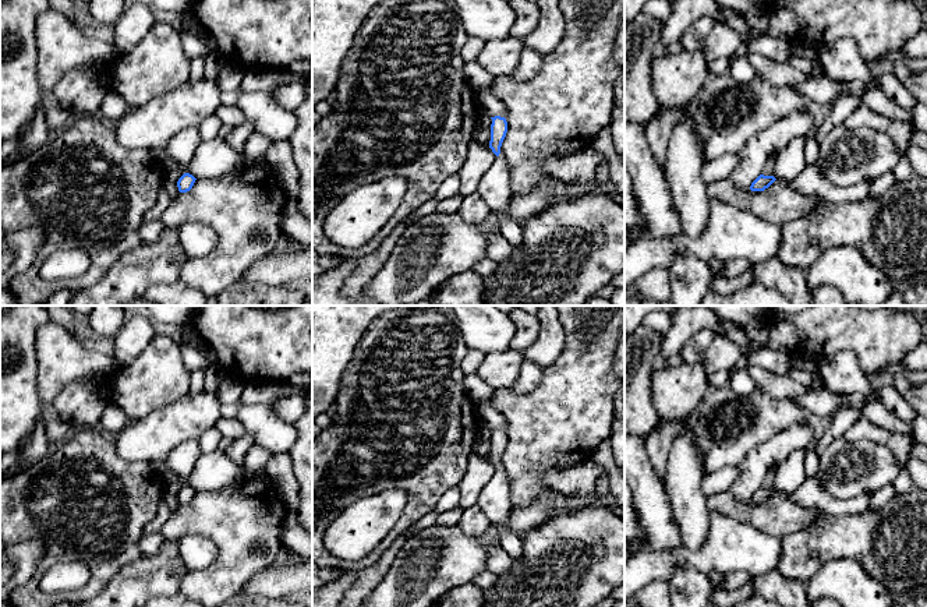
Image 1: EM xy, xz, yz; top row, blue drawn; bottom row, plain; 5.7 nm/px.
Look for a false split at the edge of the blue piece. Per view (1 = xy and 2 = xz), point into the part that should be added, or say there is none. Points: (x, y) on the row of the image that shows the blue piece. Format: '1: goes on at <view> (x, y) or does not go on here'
1: does not go on here
2: does not go on here

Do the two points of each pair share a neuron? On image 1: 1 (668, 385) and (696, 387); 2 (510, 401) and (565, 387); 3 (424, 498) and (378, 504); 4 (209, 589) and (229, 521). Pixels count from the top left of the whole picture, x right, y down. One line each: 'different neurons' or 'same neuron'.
1: same neuron
2: same neuron
3: different neurons
4: same neuron

